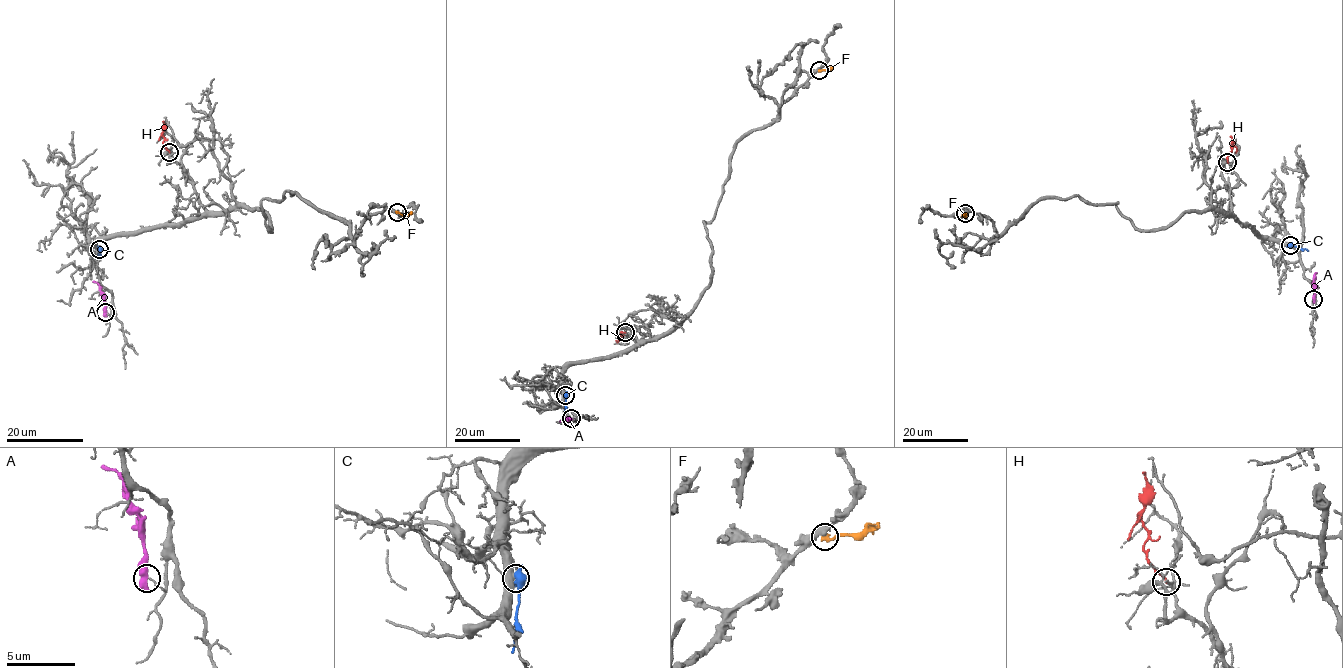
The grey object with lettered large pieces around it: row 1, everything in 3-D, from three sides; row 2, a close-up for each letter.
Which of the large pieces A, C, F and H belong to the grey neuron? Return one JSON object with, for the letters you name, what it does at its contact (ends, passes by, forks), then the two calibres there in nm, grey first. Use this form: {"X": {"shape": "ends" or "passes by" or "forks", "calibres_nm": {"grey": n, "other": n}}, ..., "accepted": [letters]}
{"accepted": []}

